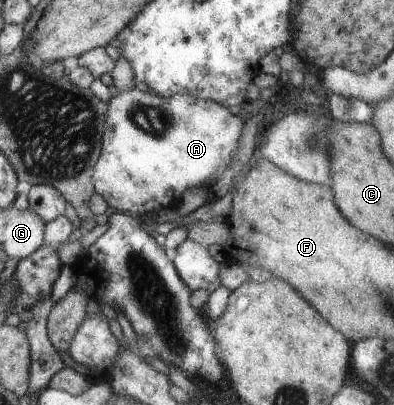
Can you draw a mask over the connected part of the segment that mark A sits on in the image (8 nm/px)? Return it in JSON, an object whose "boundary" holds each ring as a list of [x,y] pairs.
{"boundary":[[[138,89],[119,91],[108,100],[108,111],[102,136],[100,157],[94,166],[94,189],[110,208],[131,216],[158,213],[160,209],[180,206],[185,191],[196,187],[208,189],[202,183],[210,183],[220,177],[222,169],[232,161],[239,145],[246,122],[229,108],[188,93],[176,93],[162,97],[154,92]]]}

